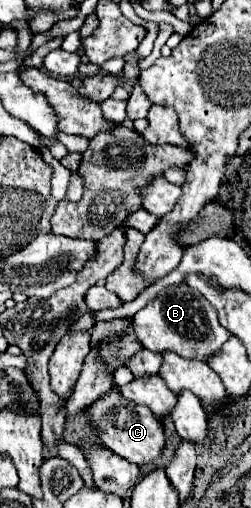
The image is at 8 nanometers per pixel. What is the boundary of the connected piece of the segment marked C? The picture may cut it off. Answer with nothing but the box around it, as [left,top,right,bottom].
[88,392,166,466]

